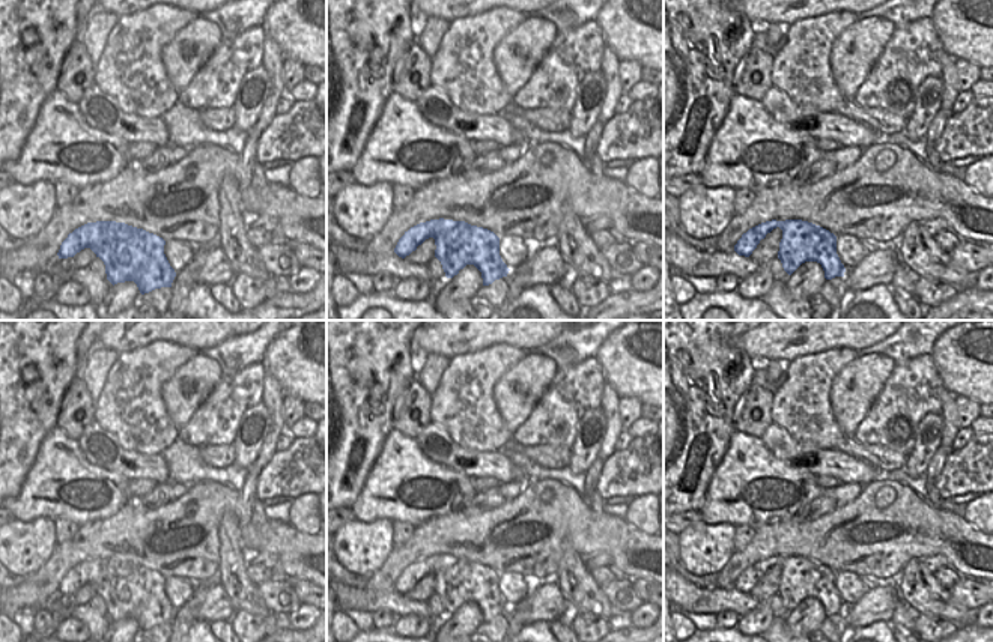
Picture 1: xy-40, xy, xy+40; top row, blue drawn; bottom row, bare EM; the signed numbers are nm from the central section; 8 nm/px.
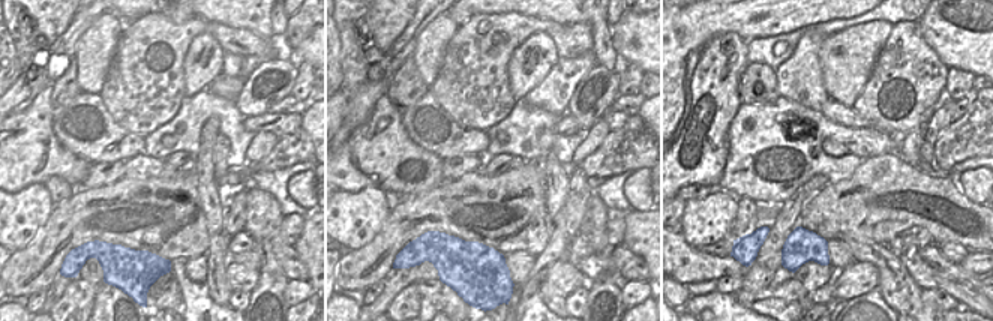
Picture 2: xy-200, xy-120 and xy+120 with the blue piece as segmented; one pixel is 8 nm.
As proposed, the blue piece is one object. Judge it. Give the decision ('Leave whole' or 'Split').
Leave whole

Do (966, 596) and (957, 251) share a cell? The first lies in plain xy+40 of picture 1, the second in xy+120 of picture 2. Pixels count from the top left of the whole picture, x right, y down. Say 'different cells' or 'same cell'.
different cells

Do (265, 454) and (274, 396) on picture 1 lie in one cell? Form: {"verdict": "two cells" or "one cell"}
{"verdict": "one cell"}

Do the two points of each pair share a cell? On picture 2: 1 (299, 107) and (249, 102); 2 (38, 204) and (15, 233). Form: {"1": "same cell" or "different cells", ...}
{"1": "different cells", "2": "same cell"}

